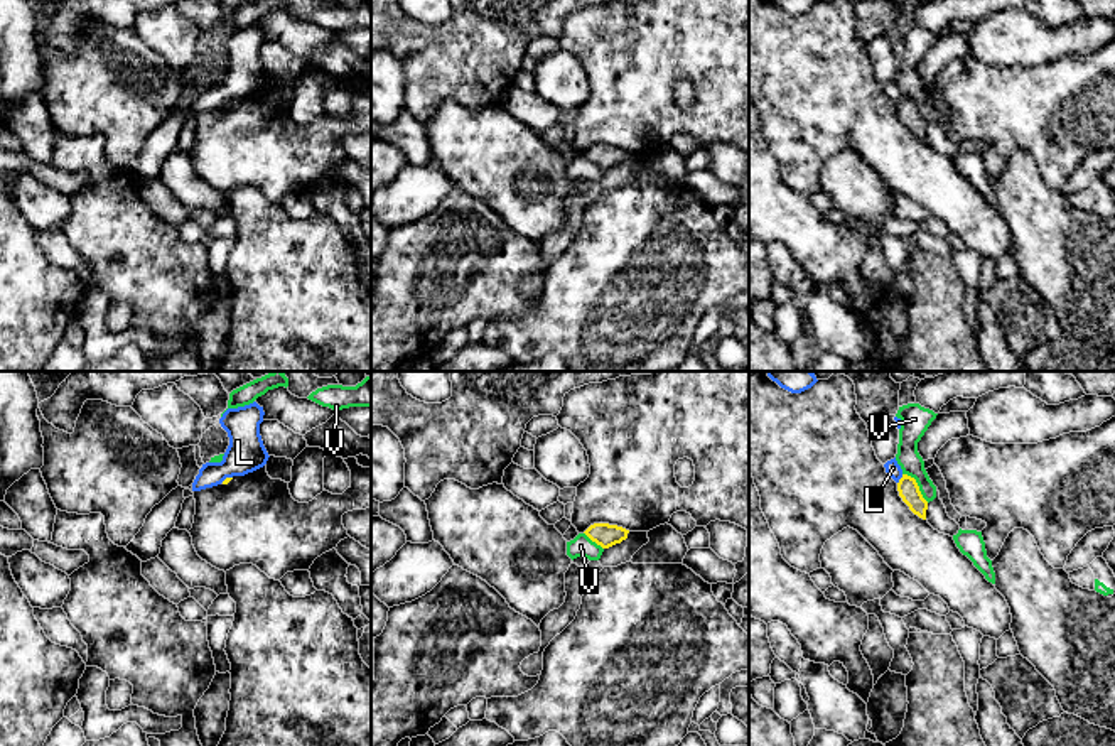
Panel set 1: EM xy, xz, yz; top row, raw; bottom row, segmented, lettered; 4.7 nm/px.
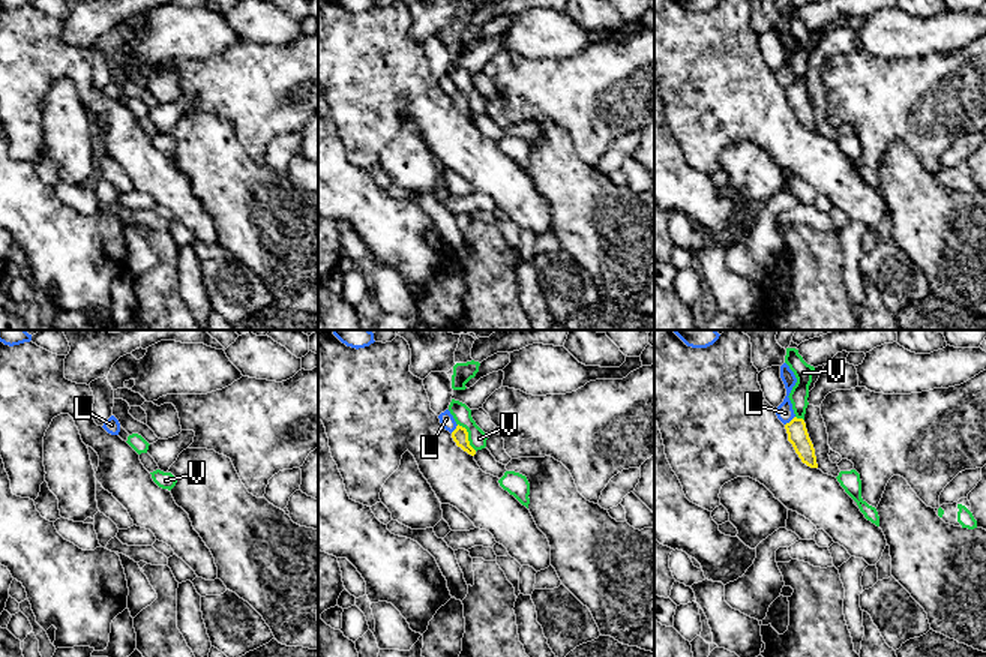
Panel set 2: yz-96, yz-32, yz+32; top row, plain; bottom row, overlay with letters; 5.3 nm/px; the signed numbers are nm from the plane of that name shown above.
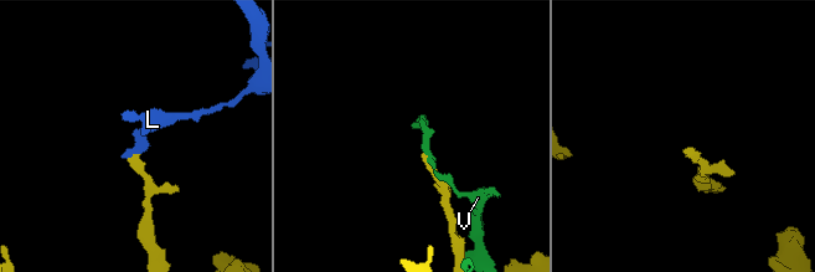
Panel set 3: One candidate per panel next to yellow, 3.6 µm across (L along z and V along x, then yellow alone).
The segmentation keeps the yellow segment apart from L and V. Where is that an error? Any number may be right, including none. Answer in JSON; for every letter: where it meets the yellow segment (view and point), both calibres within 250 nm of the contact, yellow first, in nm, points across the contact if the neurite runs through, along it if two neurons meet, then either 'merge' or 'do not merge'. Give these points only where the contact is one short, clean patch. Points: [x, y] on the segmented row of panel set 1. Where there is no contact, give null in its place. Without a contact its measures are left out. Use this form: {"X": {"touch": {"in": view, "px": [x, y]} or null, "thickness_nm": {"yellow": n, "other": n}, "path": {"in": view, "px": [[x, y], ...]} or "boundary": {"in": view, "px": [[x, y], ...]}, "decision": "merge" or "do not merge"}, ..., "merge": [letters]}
{"L": {"touch": {"in": "yz", "px": [899, 480]}, "thickness_nm": {"yellow": 100, "other": 70}, "boundary": {"in": "yz", "px": [[903, 475], [898, 483]]}, "decision": "do not merge"}, "V": {"touch": {"in": "yz", "px": [916, 485]}, "thickness_nm": {"yellow": 100, "other": 110}, "decision": "do not merge"}, "merge": []}

